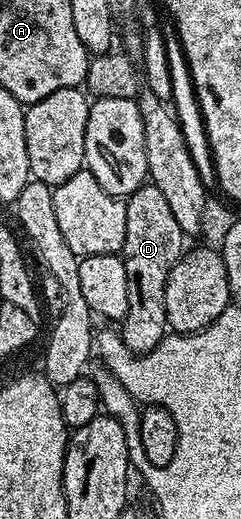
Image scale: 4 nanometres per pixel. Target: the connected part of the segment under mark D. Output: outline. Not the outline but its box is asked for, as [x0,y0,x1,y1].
[118,183,186,353]

